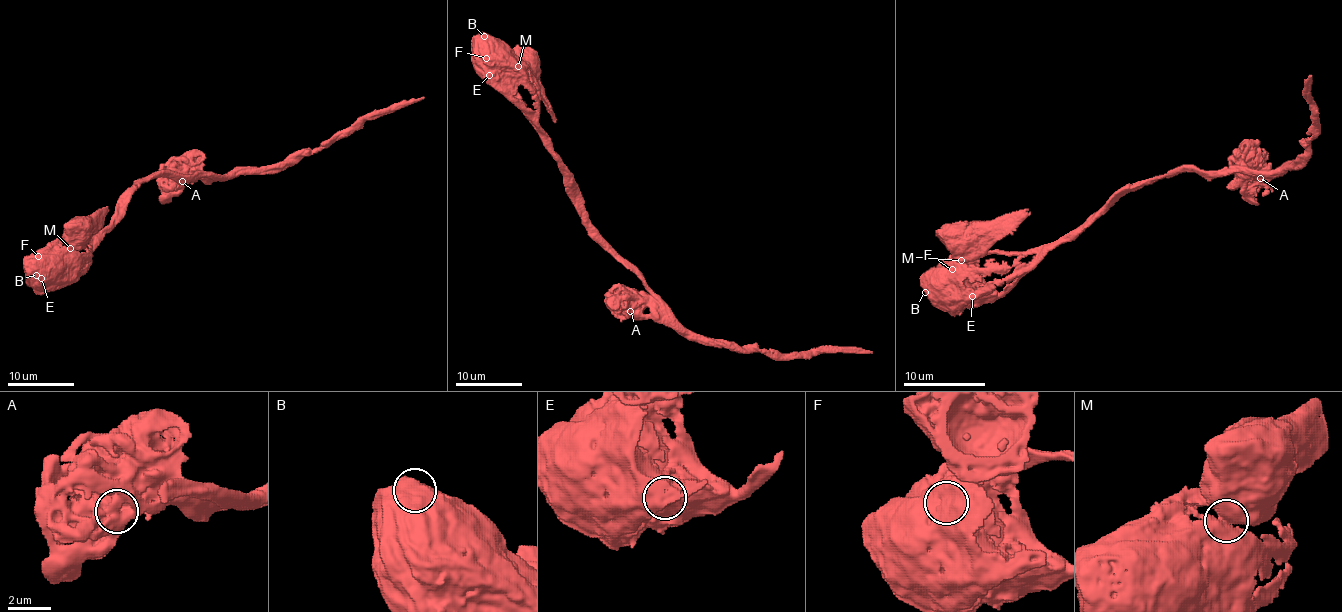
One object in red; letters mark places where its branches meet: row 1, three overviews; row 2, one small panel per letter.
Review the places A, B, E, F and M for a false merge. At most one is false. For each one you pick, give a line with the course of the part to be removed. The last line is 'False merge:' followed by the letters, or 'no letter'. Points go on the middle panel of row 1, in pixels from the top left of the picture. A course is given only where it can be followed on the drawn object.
M: Course of the part to remove: (518, 66), (545, 96), (555, 121)
False merge: M

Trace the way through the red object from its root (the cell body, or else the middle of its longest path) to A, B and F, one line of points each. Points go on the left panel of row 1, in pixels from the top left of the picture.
A: (73, 234), (63, 239), (98, 234), (145, 179), (190, 179), (200, 171), (182, 181)
B: (73, 234), (72, 243), (36, 275)
F: (73, 234), (67, 248), (52, 248), (38, 256)

